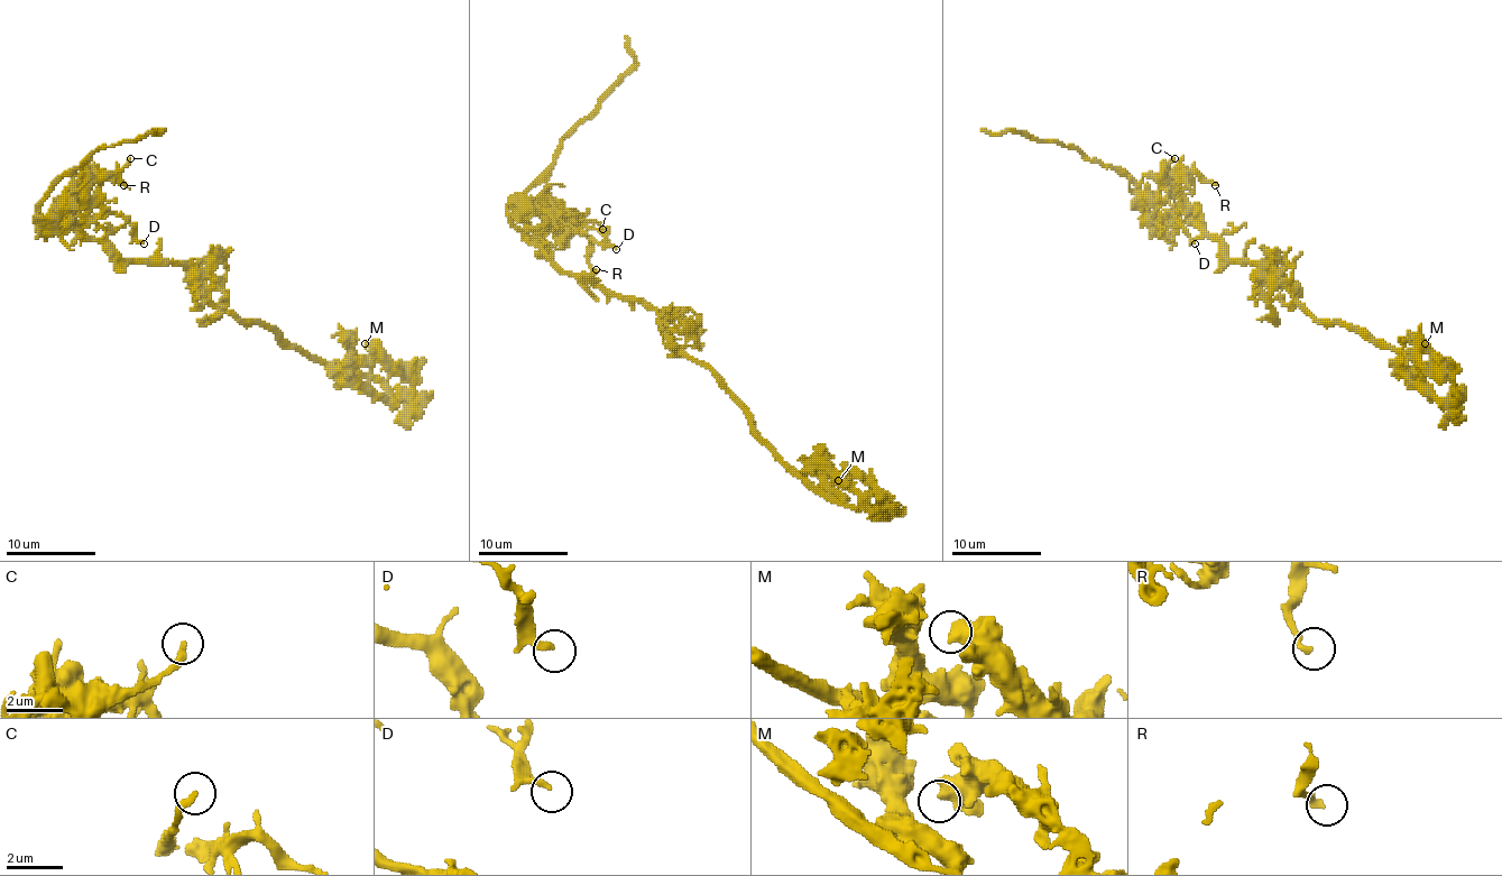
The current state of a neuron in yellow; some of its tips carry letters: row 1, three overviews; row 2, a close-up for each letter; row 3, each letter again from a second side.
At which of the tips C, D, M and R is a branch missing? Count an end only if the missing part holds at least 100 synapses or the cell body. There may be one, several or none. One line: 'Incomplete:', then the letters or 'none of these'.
Incomplete: none of these

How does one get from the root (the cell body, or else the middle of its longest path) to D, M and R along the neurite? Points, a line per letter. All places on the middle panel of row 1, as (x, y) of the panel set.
D: (645, 307), (636, 301), (609, 296), (562, 271), (540, 240), (542, 211), (580, 220), (616, 249)
M: (645, 307), (712, 372), (784, 462), (840, 503), (885, 507), (863, 476), (838, 480)
R: (645, 307), (562, 271), (542, 240), (551, 231), (582, 233), (596, 269)

